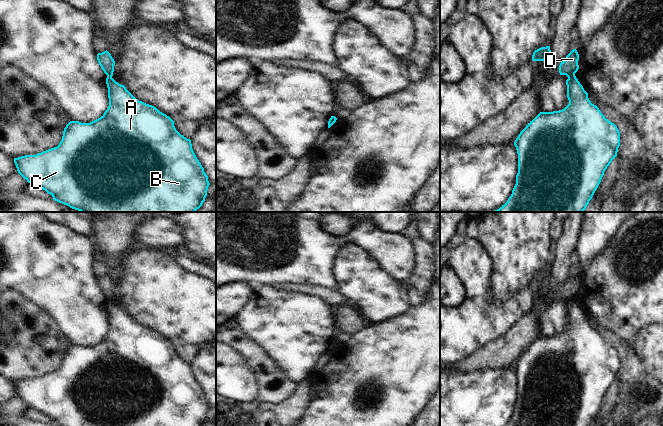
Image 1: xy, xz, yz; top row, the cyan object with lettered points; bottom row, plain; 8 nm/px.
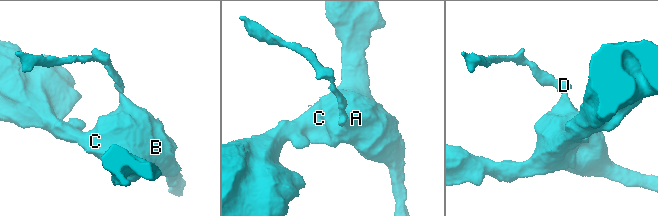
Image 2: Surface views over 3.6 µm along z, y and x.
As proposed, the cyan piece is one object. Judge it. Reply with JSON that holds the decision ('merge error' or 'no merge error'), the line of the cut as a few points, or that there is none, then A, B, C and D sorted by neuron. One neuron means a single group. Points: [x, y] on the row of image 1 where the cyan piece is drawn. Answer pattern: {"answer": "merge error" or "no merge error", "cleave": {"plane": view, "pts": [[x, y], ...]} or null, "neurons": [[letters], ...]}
{"answer": "merge error", "cleave": {"plane": "yz", "pts": [[574, 74], [568, 77]]}, "neurons": [["A", "B", "C"], ["D"]]}

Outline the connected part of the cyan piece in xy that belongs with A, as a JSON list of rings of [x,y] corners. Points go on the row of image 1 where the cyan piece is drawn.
[[[107,76],[106,84],[109,106],[104,114],[90,123],[70,121],[64,128],[62,140],[57,147],[36,155],[25,155],[14,158],[18,173],[28,183],[45,190],[53,197],[53,200],[80,212],[195,212],[205,201],[210,183],[208,176],[204,172],[204,168],[192,149],[191,140],[176,130],[174,121],[169,116],[160,112],[156,107],[136,99],[124,85],[119,84],[112,77]]]

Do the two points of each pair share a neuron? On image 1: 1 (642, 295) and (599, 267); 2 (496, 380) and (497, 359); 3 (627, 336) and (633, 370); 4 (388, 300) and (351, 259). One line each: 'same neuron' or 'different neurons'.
1: same neuron
2: different neurons
3: different neurons
4: same neuron

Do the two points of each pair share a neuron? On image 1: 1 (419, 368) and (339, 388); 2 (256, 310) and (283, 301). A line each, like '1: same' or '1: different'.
1: same
2: same

